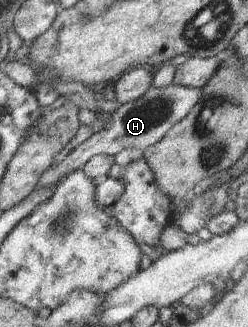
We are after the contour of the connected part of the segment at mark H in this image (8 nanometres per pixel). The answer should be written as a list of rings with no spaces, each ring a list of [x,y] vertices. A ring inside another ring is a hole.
[[[172,82],[167,87],[151,87],[136,100],[122,103],[118,109],[110,114],[107,123],[101,130],[94,133],[78,147],[73,149],[66,158],[56,166],[51,166],[41,174],[37,188],[56,186],[64,176],[81,169],[88,160],[99,154],[117,155],[124,149],[146,150],[153,144],[160,142],[164,135],[180,122],[198,102],[202,88],[190,88]]]

